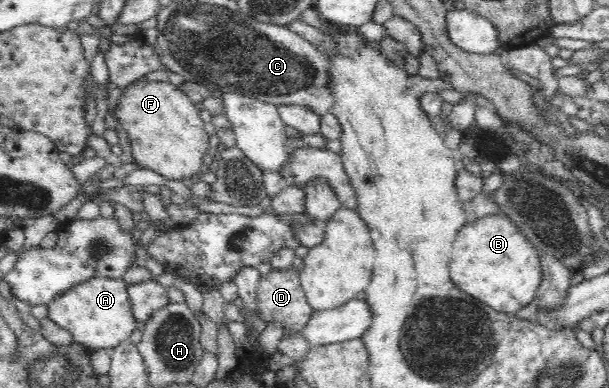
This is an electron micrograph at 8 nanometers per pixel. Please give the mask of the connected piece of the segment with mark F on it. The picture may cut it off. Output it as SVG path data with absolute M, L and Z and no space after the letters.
M141 81L122 89L115 117L129 136L134 162L167 180L191 179L203 164L209 149L209 134L203 128L195 103L178 87L167 82Z

